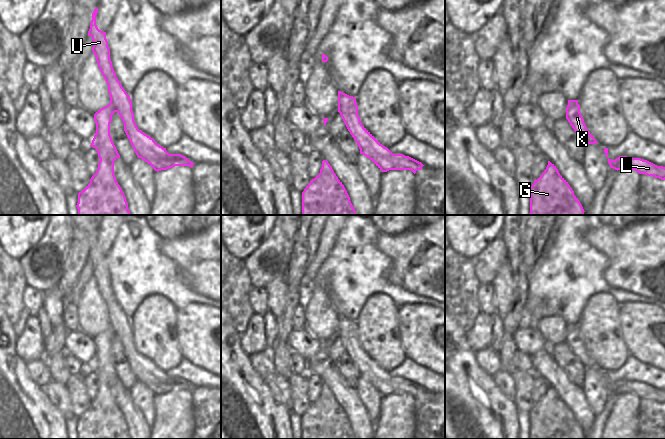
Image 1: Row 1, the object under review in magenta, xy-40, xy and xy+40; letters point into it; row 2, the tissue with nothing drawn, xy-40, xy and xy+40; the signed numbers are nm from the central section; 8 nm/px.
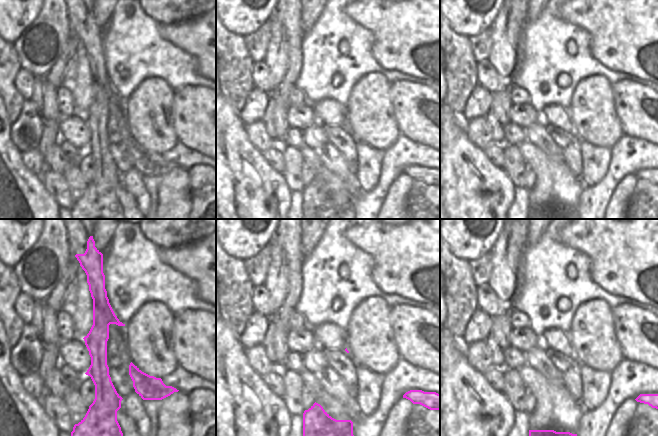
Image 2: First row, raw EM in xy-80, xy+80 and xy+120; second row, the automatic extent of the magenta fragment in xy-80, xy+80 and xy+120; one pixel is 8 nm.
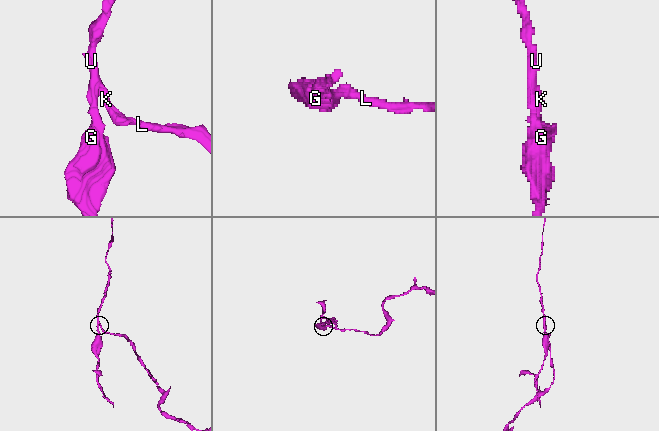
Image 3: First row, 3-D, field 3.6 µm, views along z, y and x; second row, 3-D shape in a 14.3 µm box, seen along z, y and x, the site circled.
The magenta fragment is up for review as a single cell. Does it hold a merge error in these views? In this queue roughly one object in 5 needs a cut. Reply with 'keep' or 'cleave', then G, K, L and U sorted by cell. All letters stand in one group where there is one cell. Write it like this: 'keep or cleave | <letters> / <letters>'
cleave | G U / K L

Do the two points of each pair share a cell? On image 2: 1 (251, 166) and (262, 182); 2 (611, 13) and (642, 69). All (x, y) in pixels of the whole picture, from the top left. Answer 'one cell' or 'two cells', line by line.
1: one cell
2: one cell

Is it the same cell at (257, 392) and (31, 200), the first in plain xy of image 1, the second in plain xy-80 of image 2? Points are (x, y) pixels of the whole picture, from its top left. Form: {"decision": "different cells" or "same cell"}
{"decision": "same cell"}

